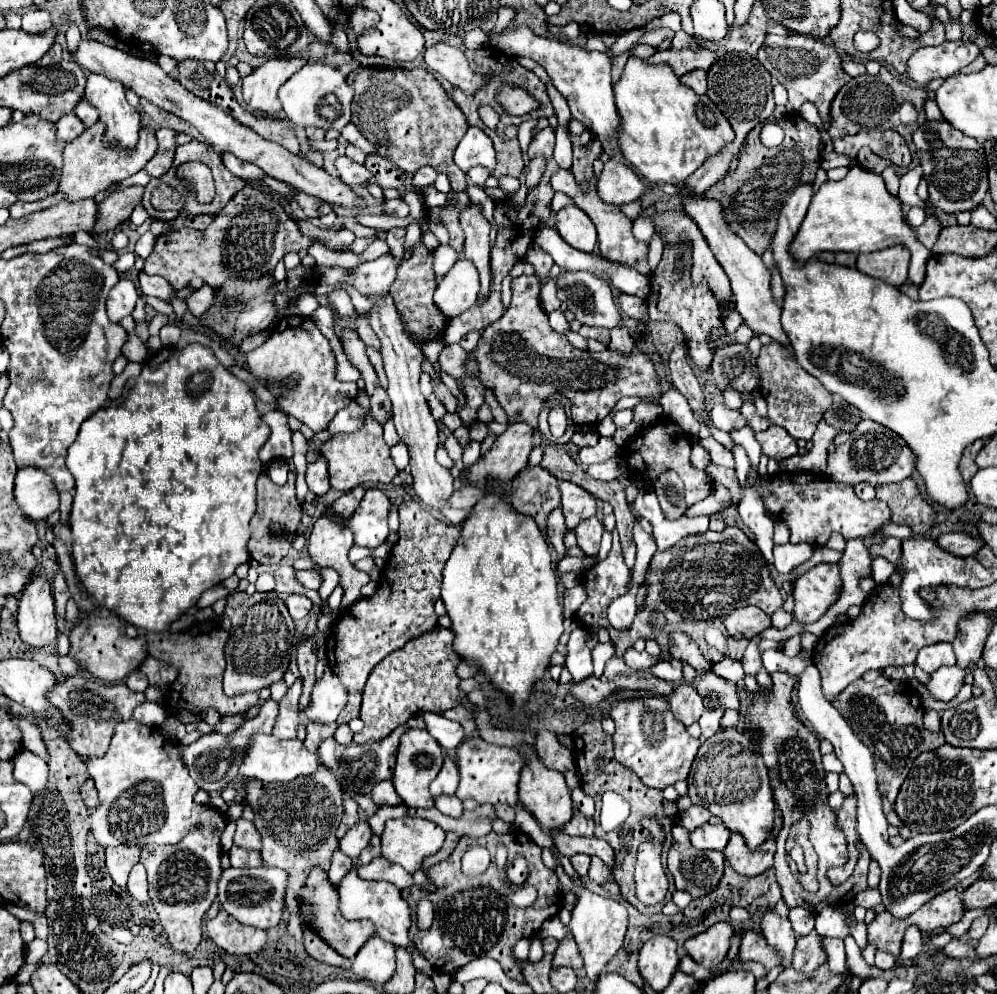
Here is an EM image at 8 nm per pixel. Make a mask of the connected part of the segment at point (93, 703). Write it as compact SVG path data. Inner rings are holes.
M86 675L68 677L66 681L58 683L56 689L52 689L52 693L48 693L48 697L60 711L64 711L64 717L68 717L68 721L72 721L74 727L72 727L70 747L82 757L104 757L110 747L110 737L112 737L114 725L128 721L132 717L134 707L138 707L140 703L146 701L144 693L134 693L124 683L104 685Z

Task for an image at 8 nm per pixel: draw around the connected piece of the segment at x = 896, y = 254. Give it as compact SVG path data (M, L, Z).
M896 245L874 253L860 253L856 267L870 277L900 287L908 279L908 263L910 263L908 249Z

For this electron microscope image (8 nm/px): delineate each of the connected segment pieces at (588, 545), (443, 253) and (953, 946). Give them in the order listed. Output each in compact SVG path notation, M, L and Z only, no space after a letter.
M590 517L586 521L582 521L576 529L576 539L578 539L578 547L588 555L596 555L598 553L598 547L600 547L600 539L602 539L602 533L604 533L604 525L598 517Z
M446 245L446 247L438 247L438 249L434 249L432 251L432 257L434 257L434 273L436 273L436 279L440 281L448 271L450 271L450 267L458 261L458 255L456 255L456 251L450 247L450 245Z
M952 939L944 949L946 949L944 955L948 955L948 957L958 957L958 959L960 957L968 957L972 961L978 961L976 955L974 955L974 945L972 943L962 943L958 939Z

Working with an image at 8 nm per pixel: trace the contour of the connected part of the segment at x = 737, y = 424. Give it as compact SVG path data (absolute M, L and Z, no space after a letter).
M714 405L712 411L710 411L710 417L712 417L712 423L718 429L726 431L726 433L732 433L732 431L736 431L736 429L746 425L746 421L740 415L740 411L732 411L726 405Z

